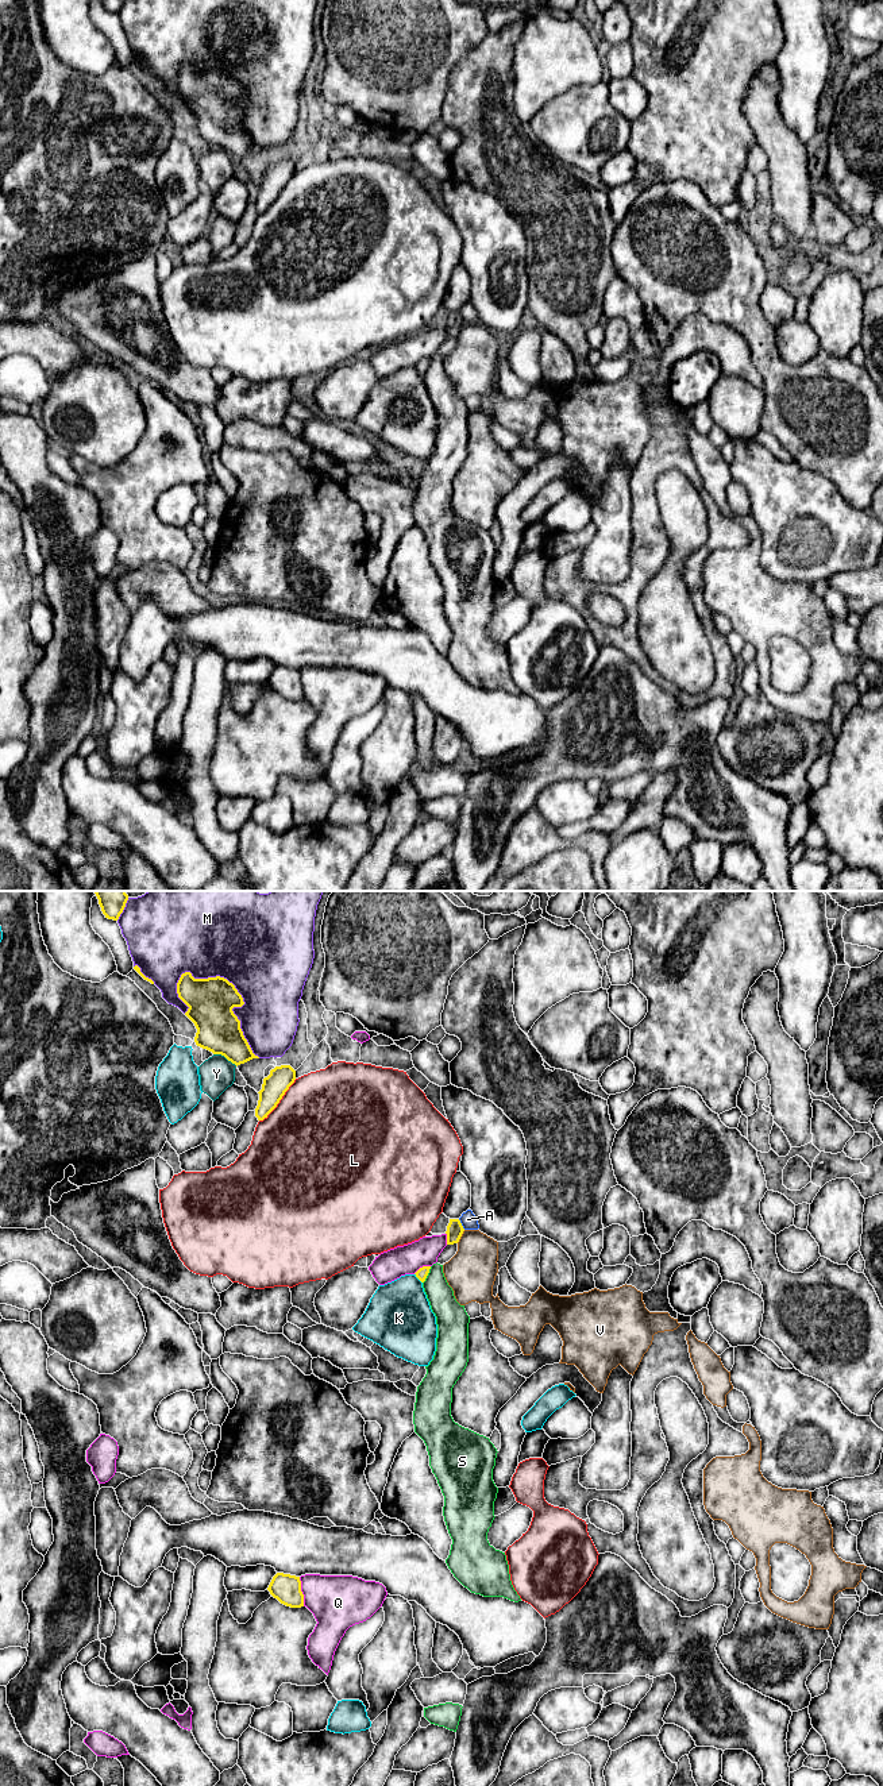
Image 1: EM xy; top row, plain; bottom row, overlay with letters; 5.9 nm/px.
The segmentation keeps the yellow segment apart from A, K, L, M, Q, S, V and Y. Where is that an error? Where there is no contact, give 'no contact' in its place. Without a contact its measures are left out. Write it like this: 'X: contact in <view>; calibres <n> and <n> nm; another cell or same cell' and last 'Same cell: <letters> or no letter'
A: contact in xy; calibres 100 and 90 nm; another cell
K: contact in xy; calibres 70 and 380 nm; another cell
L: contact in xy; calibres 150 and 500 nm; another cell
M: contact in xy; calibres 280 and 460 nm; another cell
Q: contact in xy; calibres 170 and 320 nm; another cell
S: contact in xy; calibres 70 and 160 nm; another cell
V: contact in xy; calibres 100 and 300 nm; another cell
Y: contact in xy; calibres 260 and 200 nm; another cell
Same cell: no letter

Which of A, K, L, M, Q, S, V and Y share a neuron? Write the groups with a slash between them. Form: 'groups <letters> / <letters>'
groups A S / K / L / M / Q / V / Y

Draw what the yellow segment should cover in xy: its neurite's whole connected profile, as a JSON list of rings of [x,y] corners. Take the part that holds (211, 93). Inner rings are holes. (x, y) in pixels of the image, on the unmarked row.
[[[190,65],[177,76],[178,90],[189,100],[185,108],[194,116],[197,139],[221,147],[236,159],[255,148],[243,128],[234,100],[244,97],[242,88],[227,72],[194,72]]]

